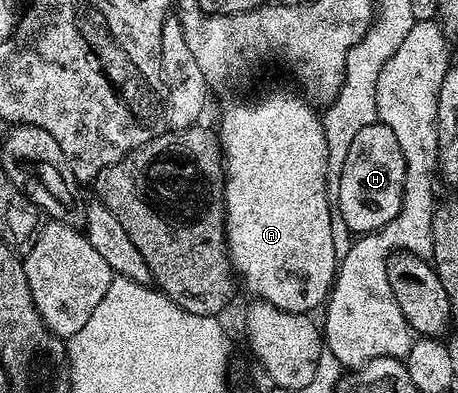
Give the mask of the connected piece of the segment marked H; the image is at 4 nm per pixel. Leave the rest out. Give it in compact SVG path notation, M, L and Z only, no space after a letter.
M383 122L372 123L367 125L367 129L359 129L359 134L355 136L355 141L351 141L351 150L347 153L347 161L343 161L343 169L340 175L335 179L335 205L339 210L339 217L349 226L350 232L353 233L372 233L380 231L383 225L387 225L397 214L401 208L401 194L403 193L403 181L405 180L405 158L399 149L399 145L395 141L395 133L391 133L391 129Z

